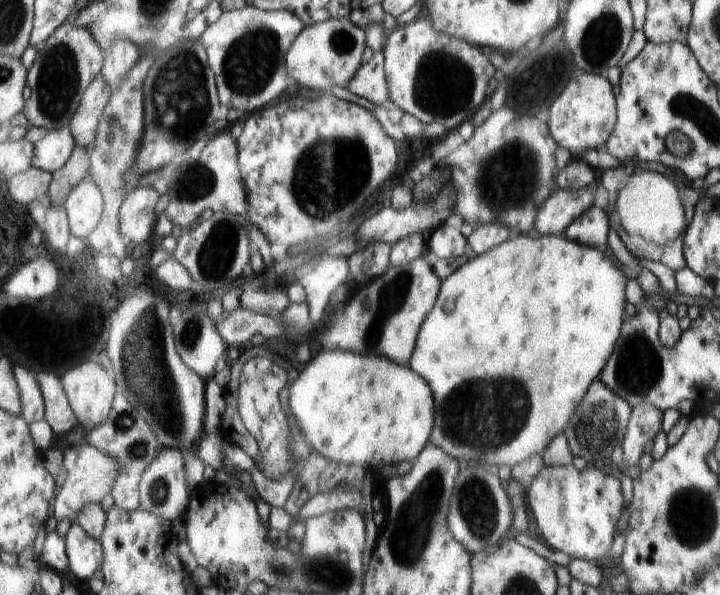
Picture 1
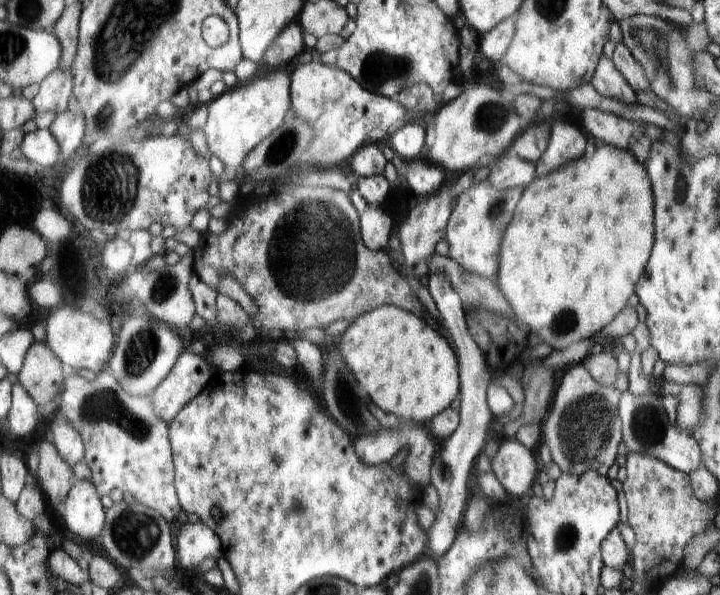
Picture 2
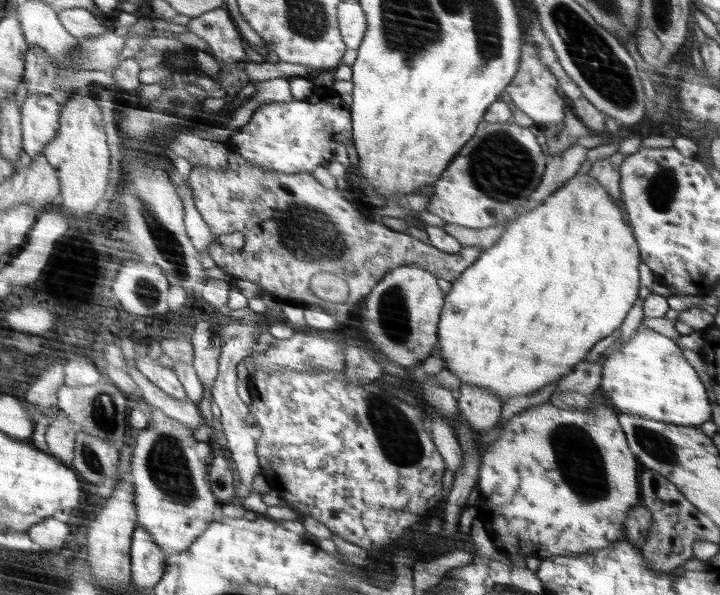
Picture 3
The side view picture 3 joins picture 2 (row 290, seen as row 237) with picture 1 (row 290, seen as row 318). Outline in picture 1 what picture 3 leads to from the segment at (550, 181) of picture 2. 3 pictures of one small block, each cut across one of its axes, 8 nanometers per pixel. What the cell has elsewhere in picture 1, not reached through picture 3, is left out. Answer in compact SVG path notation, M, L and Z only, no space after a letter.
M514 233L506 242L492 247L488 252L471 255L466 263L442 281L441 294L420 327L413 356L408 364L416 374L421 375L429 383L433 398L436 400L436 420L430 441L446 450L446 454L450 454L452 458L458 458L464 463L476 460L484 464L507 467L510 470L521 462L542 456L547 447L559 435L564 434L577 406L586 396L586 390L599 378L608 357L613 353L624 322L624 304L627 302L624 296L626 281L622 270L616 267L604 251L572 242L566 237L546 235L531 238L522 233Z

